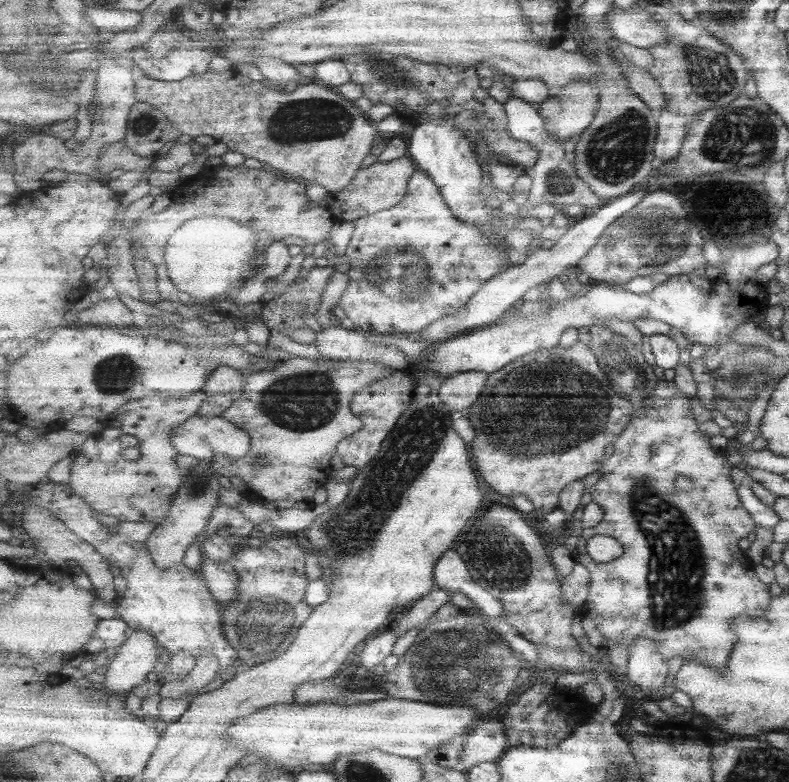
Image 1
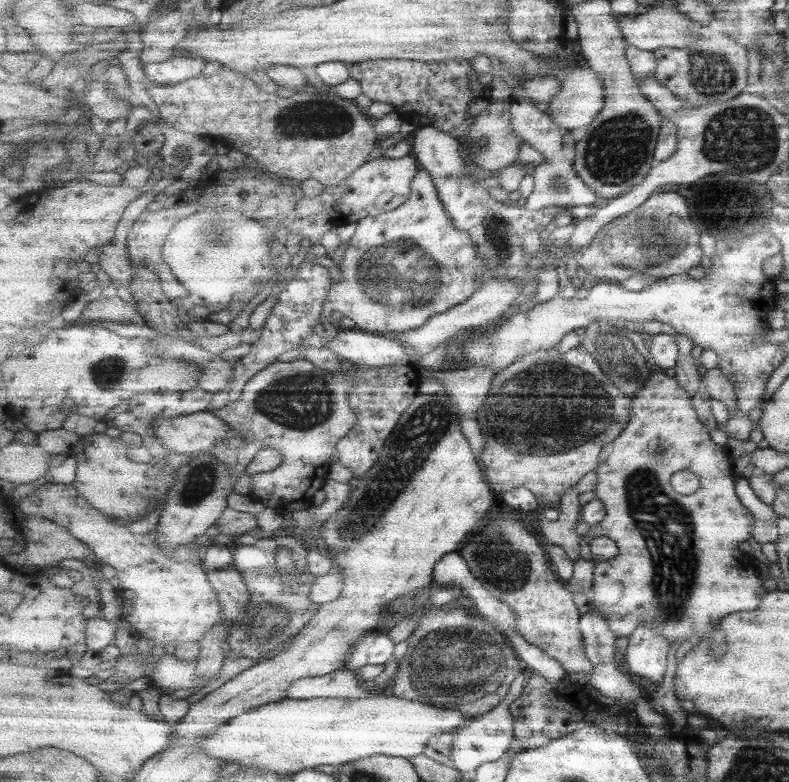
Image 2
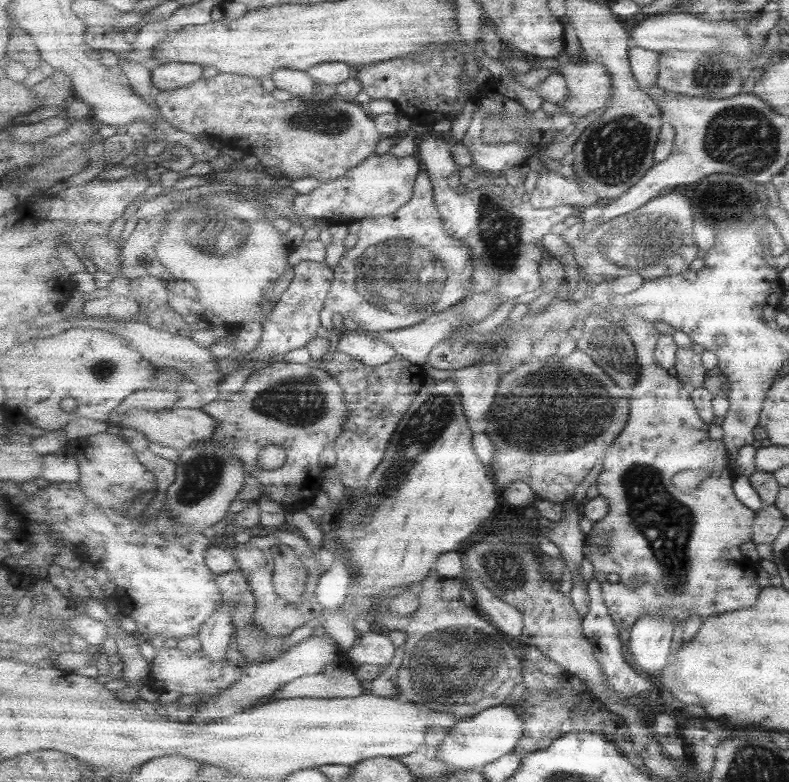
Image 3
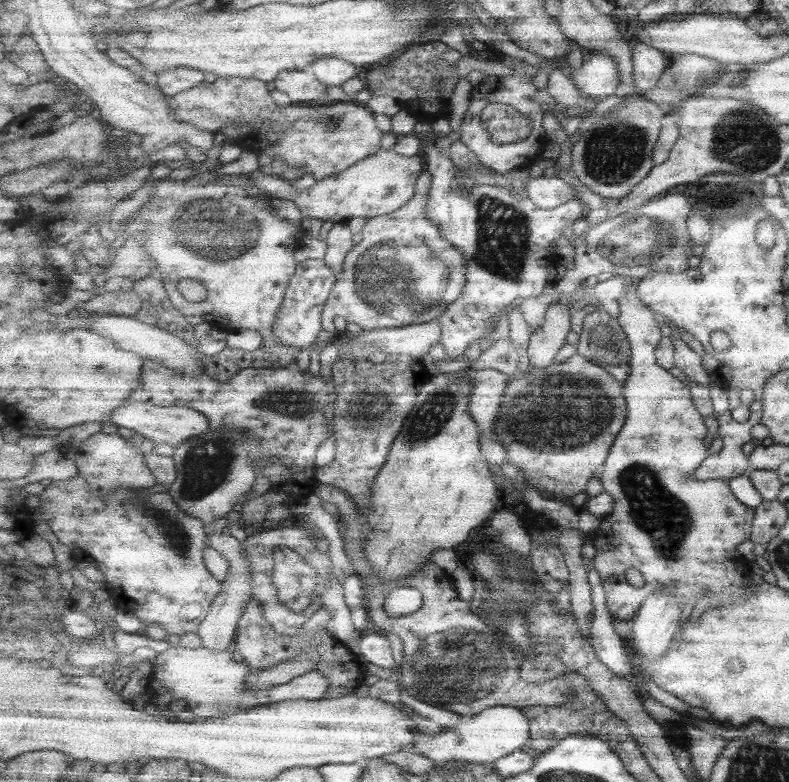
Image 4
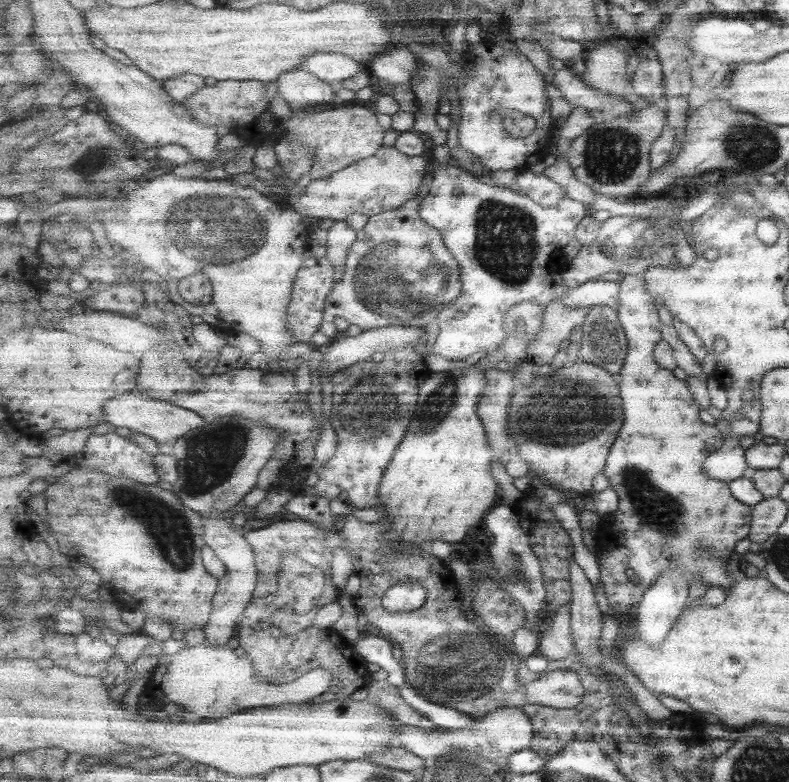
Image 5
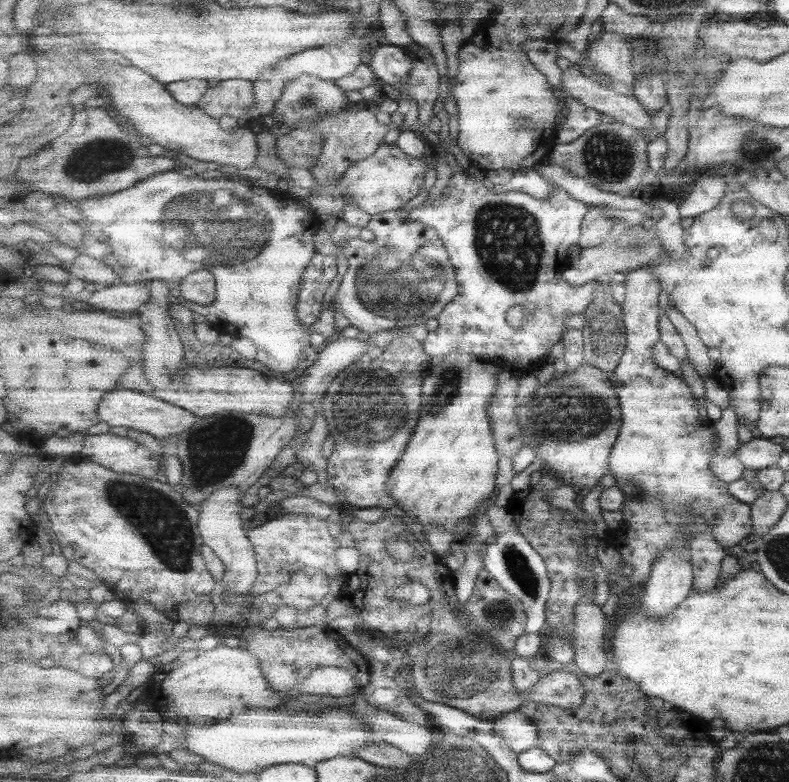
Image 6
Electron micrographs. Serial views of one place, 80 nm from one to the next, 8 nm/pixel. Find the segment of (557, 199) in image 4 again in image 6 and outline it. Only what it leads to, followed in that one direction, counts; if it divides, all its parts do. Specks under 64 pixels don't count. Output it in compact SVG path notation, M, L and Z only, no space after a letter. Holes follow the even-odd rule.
M522 171L515 172L508 183L504 185L493 185L491 189L496 194L517 191L545 200L546 198L550 198L554 186L537 172Z

